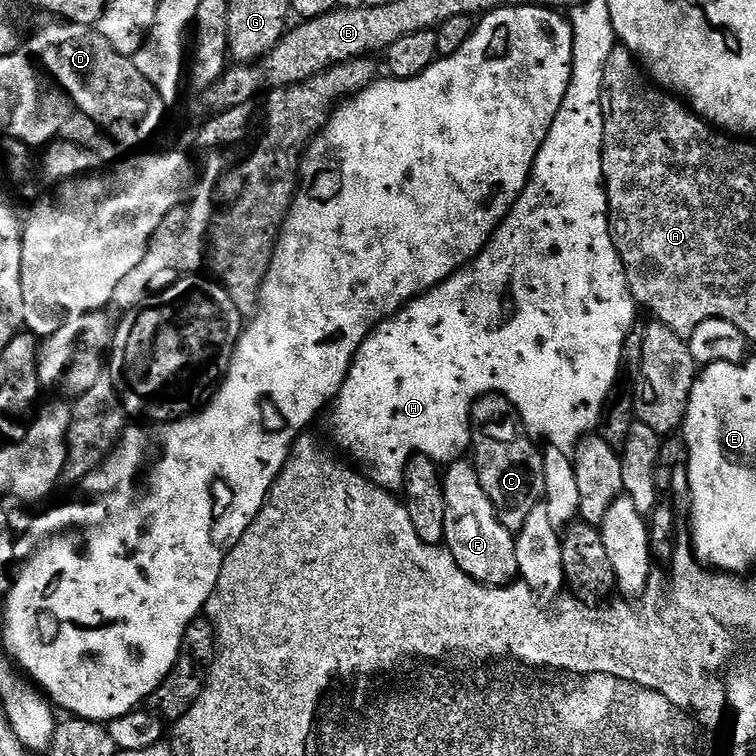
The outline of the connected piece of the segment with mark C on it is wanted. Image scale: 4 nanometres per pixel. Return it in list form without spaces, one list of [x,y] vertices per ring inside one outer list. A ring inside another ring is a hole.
[[[489,394],[480,396],[473,402],[470,456],[476,466],[478,482],[482,486],[482,490],[486,490],[486,498],[490,498],[502,526],[506,526],[506,530],[513,534],[520,532],[522,526],[526,526],[526,518],[530,518],[530,514],[535,508],[541,507],[542,501],[545,499],[544,456],[531,442],[533,443],[522,431],[520,415],[517,414],[516,407],[505,396]]]

